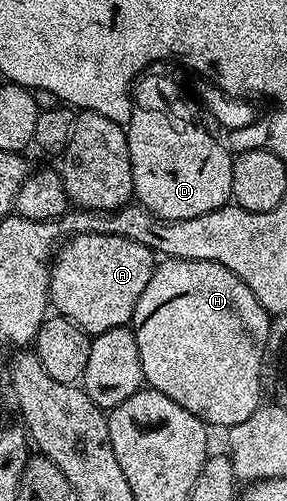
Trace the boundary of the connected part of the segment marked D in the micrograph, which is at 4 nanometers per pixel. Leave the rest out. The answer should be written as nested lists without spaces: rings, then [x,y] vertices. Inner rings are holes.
[[[150,73],[140,76],[134,86],[131,120],[125,126],[133,171],[134,200],[162,221],[197,219],[197,215],[217,211],[232,200],[232,154],[222,140],[218,141],[205,126],[195,122],[190,107],[183,102],[178,87],[169,78],[159,73]]]

